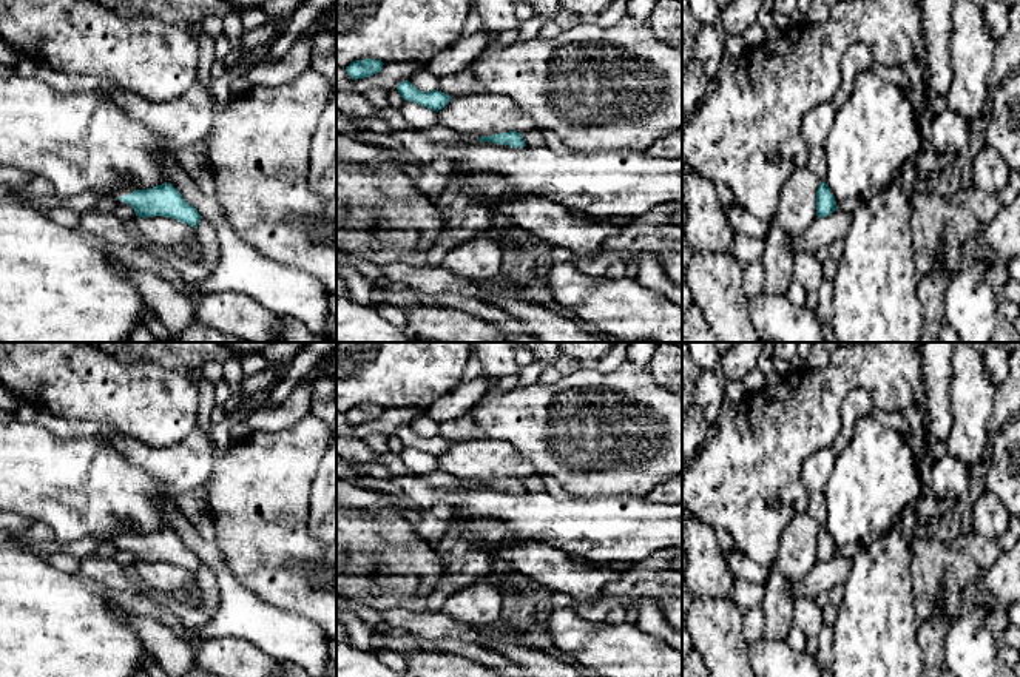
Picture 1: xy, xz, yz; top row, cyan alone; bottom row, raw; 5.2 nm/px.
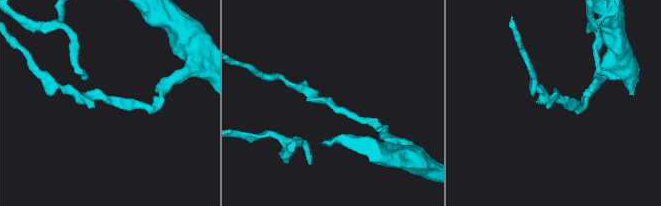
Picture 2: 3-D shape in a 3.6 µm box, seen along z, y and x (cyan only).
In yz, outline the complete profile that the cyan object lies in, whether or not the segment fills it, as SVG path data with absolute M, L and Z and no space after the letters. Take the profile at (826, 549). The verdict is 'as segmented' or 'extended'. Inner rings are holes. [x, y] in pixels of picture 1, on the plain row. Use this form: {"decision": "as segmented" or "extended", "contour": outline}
{"decision": "as segmented", "contour": "M821 527L816 537L816 561L826 563L836 555L835 541L830 538L830 534L826 527Z"}

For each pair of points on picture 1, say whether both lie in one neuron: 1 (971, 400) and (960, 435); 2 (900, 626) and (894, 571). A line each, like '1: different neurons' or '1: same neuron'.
1: same neuron
2: same neuron

